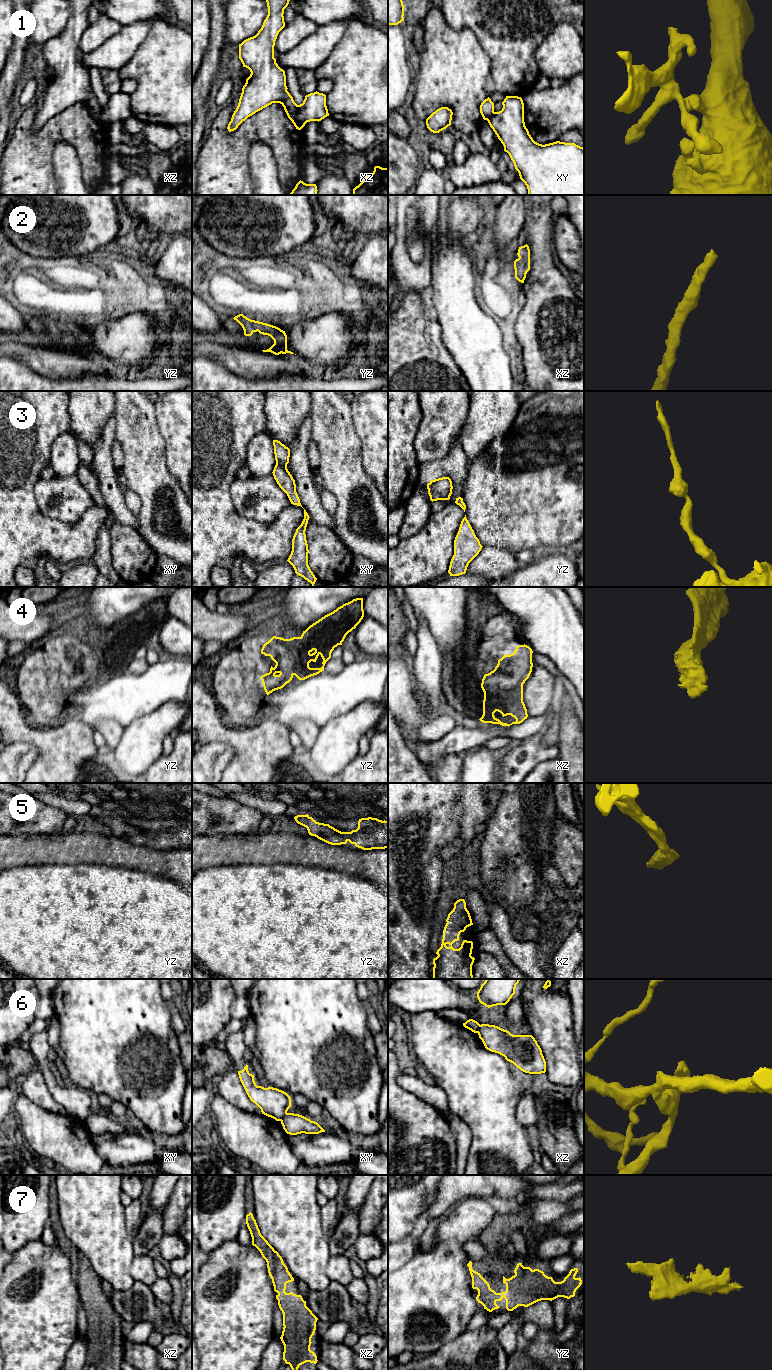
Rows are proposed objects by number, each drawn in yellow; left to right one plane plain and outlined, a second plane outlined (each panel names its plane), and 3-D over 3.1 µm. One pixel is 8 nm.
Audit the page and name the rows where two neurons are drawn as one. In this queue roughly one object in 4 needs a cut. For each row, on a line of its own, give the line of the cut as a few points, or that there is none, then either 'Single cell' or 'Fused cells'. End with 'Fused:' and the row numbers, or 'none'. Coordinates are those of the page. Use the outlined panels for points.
1: Split along xz (298, 105), (293, 123). Fused cells
2: No split. Single cell
3: No split. Single cell
4: No split. Single cell
5: No split. Single cell
6: Split along xy (287, 1113), (280, 1120). Fused cells
7: No split. Single cell
Fused: 1, 6

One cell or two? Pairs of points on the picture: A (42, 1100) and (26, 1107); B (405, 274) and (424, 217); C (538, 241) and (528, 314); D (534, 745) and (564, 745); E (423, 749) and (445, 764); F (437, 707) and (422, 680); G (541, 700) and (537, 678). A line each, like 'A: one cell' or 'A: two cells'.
A: two cells
B: one cell
C: one cell
D: two cells
E: two cells
F: one cell
G: one cell

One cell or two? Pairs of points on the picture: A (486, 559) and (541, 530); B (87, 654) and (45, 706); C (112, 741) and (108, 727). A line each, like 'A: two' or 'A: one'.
A: two
B: one
C: one

